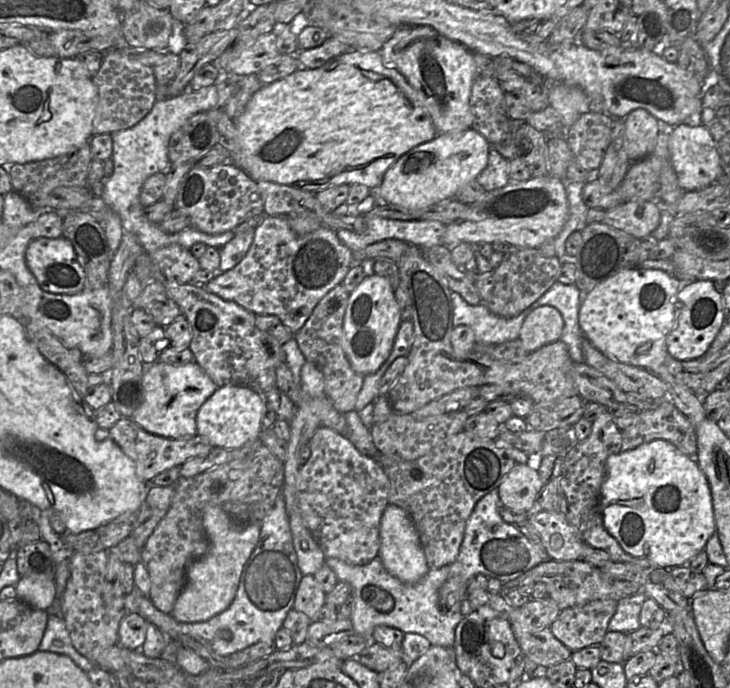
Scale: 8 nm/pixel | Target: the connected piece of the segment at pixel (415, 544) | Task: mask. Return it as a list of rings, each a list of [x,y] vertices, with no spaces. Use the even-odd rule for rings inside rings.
[[[394,504],[387,505],[380,522],[380,540],[378,557],[385,569],[402,582],[414,584],[429,571],[415,525],[403,508]]]

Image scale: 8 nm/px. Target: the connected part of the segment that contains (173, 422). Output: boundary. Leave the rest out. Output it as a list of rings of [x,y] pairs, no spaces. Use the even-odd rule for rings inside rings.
[[[156,361],[144,365],[143,400],[130,419],[145,431],[158,436],[170,439],[192,438],[197,435],[197,412],[217,388],[196,362],[171,365]]]

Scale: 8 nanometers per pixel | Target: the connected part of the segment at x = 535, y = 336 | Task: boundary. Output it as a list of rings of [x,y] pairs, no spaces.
[[[541,306],[525,318],[519,340],[528,353],[560,340],[564,321],[560,312],[551,306]]]

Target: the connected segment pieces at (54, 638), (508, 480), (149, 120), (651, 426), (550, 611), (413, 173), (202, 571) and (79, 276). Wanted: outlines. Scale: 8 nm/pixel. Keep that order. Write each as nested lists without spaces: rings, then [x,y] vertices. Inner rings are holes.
[[[49,613],[47,627],[38,650],[65,654],[85,672],[96,666],[94,662],[75,649],[63,617],[58,617],[53,613]]]
[[[519,464],[504,476],[497,489],[506,508],[525,513],[535,505],[541,487],[538,471],[526,464]]]
[[[216,85],[203,87],[197,91],[186,90],[184,93],[171,98],[157,99],[150,112],[136,125],[111,133],[114,171],[104,183],[100,197],[108,207],[117,213],[121,219],[124,232],[137,236],[144,252],[150,253],[164,246],[176,243],[190,249],[195,243],[202,242],[208,247],[220,248],[232,239],[234,230],[221,234],[208,234],[195,227],[187,227],[176,233],[162,231],[157,223],[150,221],[144,212],[145,207],[140,203],[140,191],[145,180],[158,172],[167,173],[171,161],[168,157],[170,137],[194,114],[207,112],[218,108],[218,93]]]
[[[672,399],[637,413],[632,424],[621,430],[621,437],[621,451],[653,440],[666,440],[692,460],[698,459],[695,427],[672,403]]]
[[[550,597],[531,599],[510,614],[509,622],[515,637],[521,637],[545,627],[550,628],[560,612],[558,604]]]
[[[471,128],[438,134],[398,158],[387,169],[380,185],[371,188],[372,194],[387,204],[406,209],[423,209],[441,200],[454,198],[462,186],[476,179],[486,167],[490,147],[487,139]]]
[[[207,505],[203,511],[203,526],[209,541],[204,556],[187,568],[185,585],[177,597],[171,615],[179,622],[207,621],[226,610],[232,603],[243,568],[256,547],[262,521],[240,525],[216,505]]]
[[[64,236],[33,239],[25,253],[26,264],[39,286],[53,294],[76,294],[86,289],[86,275],[72,243]]]

